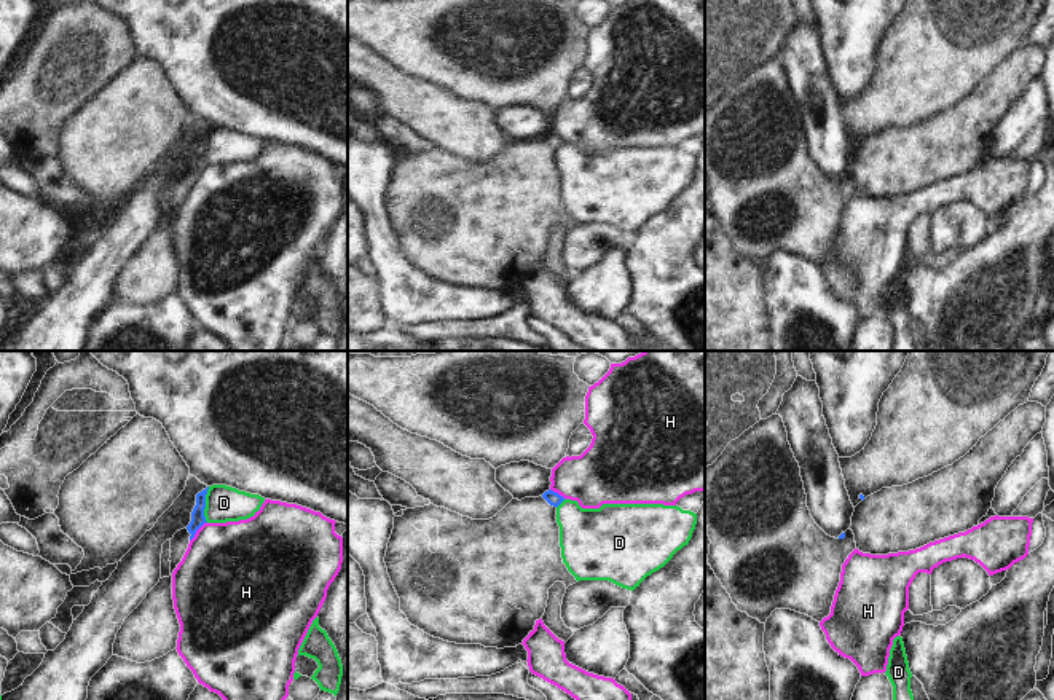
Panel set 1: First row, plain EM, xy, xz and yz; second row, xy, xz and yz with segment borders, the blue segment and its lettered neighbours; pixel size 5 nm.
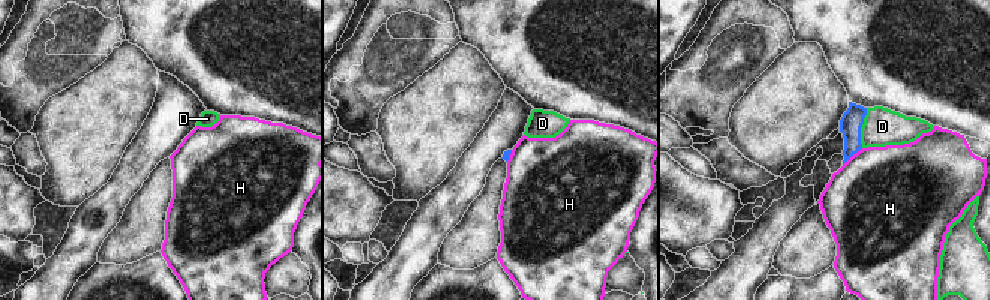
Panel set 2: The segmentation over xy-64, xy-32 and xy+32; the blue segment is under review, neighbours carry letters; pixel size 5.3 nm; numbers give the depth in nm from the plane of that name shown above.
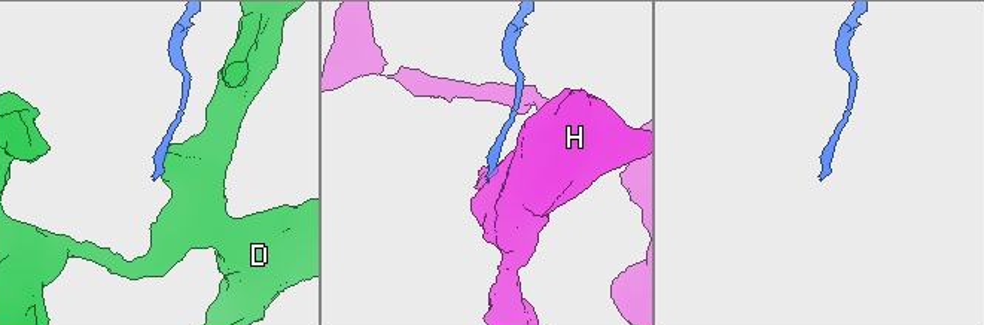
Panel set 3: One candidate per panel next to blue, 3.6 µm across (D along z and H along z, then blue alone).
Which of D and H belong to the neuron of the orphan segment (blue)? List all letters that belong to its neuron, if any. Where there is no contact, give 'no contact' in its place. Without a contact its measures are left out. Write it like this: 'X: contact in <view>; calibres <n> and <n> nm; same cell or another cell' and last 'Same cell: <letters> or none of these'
D: contact in xy; calibres 70 and 180 nm; another cell
H: contact in xy; calibres 70 and 460 nm; another cell
Same cell: none of these

